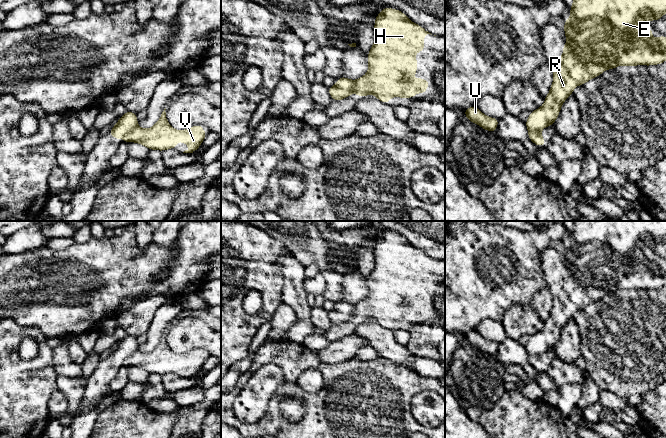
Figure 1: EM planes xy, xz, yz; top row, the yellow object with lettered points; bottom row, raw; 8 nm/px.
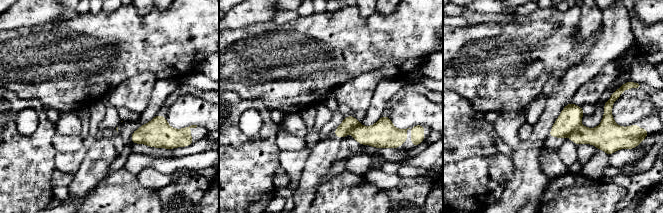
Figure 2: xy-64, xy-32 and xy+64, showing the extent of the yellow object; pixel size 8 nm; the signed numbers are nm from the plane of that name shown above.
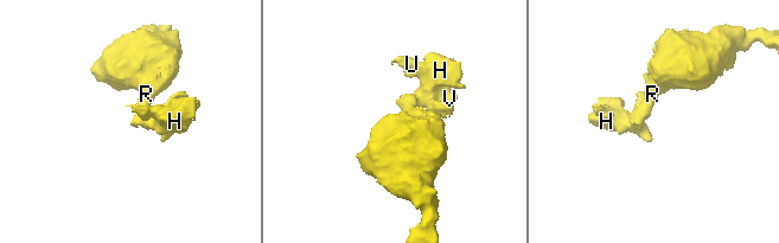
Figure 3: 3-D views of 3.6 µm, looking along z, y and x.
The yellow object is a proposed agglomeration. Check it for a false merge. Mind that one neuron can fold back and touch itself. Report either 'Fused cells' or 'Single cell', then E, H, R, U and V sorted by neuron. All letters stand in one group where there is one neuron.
Fused cells. Groups: E R / H U V

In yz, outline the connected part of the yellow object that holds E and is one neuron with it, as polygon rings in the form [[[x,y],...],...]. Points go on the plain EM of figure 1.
[[[573,221],[570,231],[570,242],[563,244],[567,267],[563,270],[563,279],[556,283],[553,290],[553,306],[543,329],[530,336],[525,349],[528,356],[541,355],[554,349],[561,331],[566,323],[573,318],[576,310],[581,310],[589,304],[598,301],[604,295],[615,293],[617,290],[651,290],[666,285],[666,261],[660,259],[657,263],[652,260],[653,252],[646,255],[642,247],[645,244],[660,244],[666,237],[666,221]]]

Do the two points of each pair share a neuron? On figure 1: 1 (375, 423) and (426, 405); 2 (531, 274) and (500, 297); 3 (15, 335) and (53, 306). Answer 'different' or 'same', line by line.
1: different
2: same
3: different

